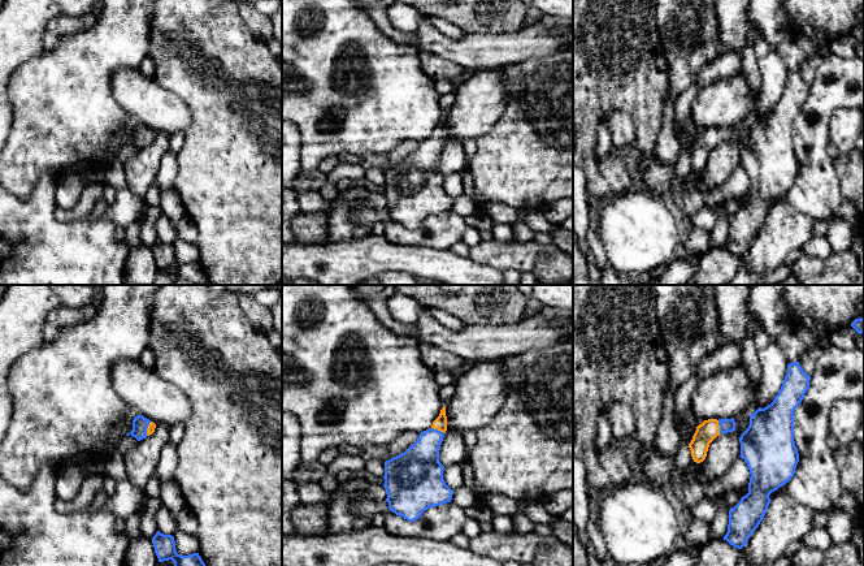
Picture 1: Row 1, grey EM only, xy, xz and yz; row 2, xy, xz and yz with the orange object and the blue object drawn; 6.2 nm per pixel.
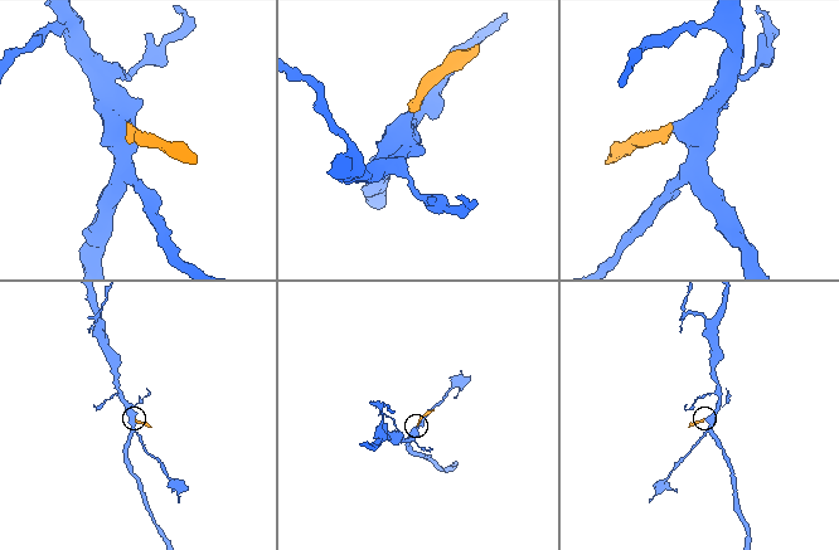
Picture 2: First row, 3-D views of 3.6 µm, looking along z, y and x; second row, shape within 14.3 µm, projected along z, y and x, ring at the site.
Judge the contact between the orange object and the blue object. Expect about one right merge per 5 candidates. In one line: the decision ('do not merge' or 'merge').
merge

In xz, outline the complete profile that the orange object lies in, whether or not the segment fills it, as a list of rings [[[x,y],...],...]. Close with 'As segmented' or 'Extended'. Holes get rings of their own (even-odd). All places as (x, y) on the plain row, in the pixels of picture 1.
[[[446,115],[433,134],[404,161],[385,170],[385,198],[390,220],[414,230],[433,215],[451,211],[453,199],[443,187],[439,156],[447,139]]]. Extended

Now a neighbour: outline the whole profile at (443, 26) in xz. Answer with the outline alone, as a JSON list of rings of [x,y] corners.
[[[430,17],[429,21],[435,29],[447,36],[461,38],[464,35],[464,31],[460,27],[444,21],[443,18]]]

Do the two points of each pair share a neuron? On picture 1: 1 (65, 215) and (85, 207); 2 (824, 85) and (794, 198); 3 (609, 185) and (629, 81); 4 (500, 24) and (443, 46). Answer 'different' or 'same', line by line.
1: same
2: same
3: same
4: different

